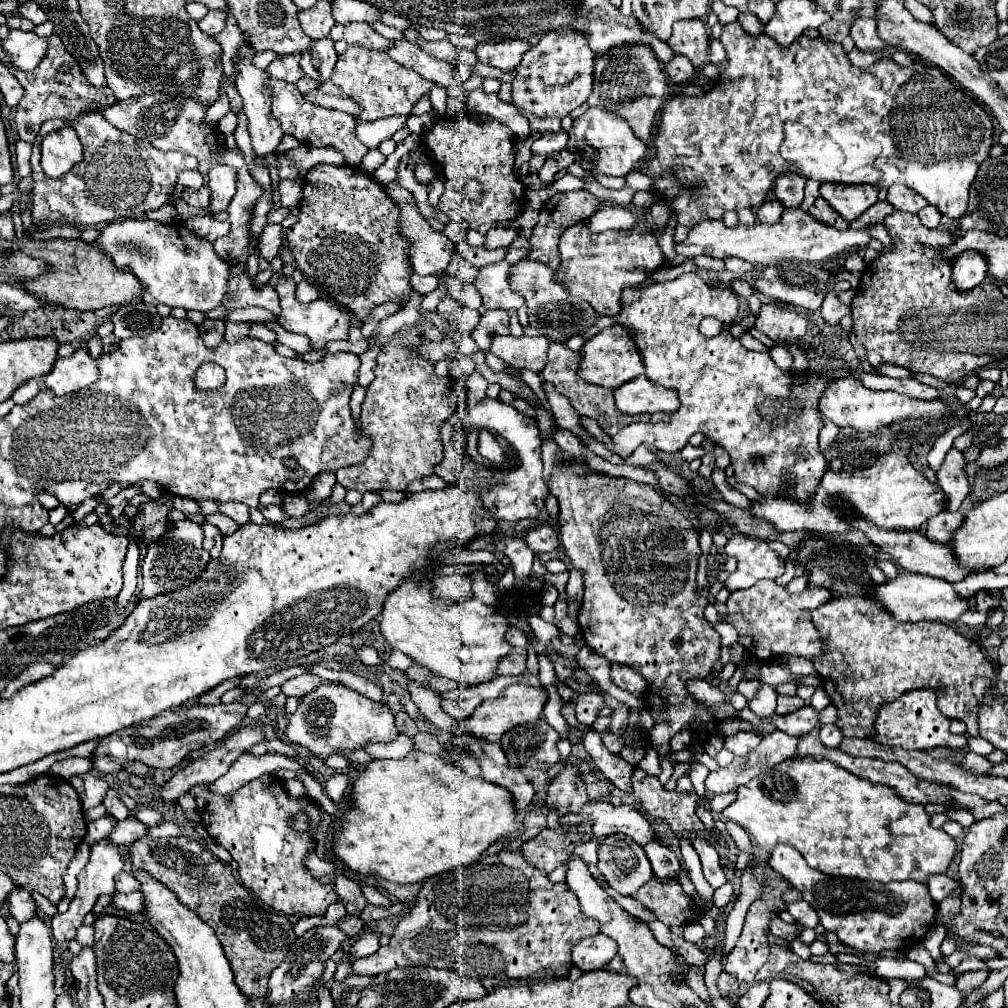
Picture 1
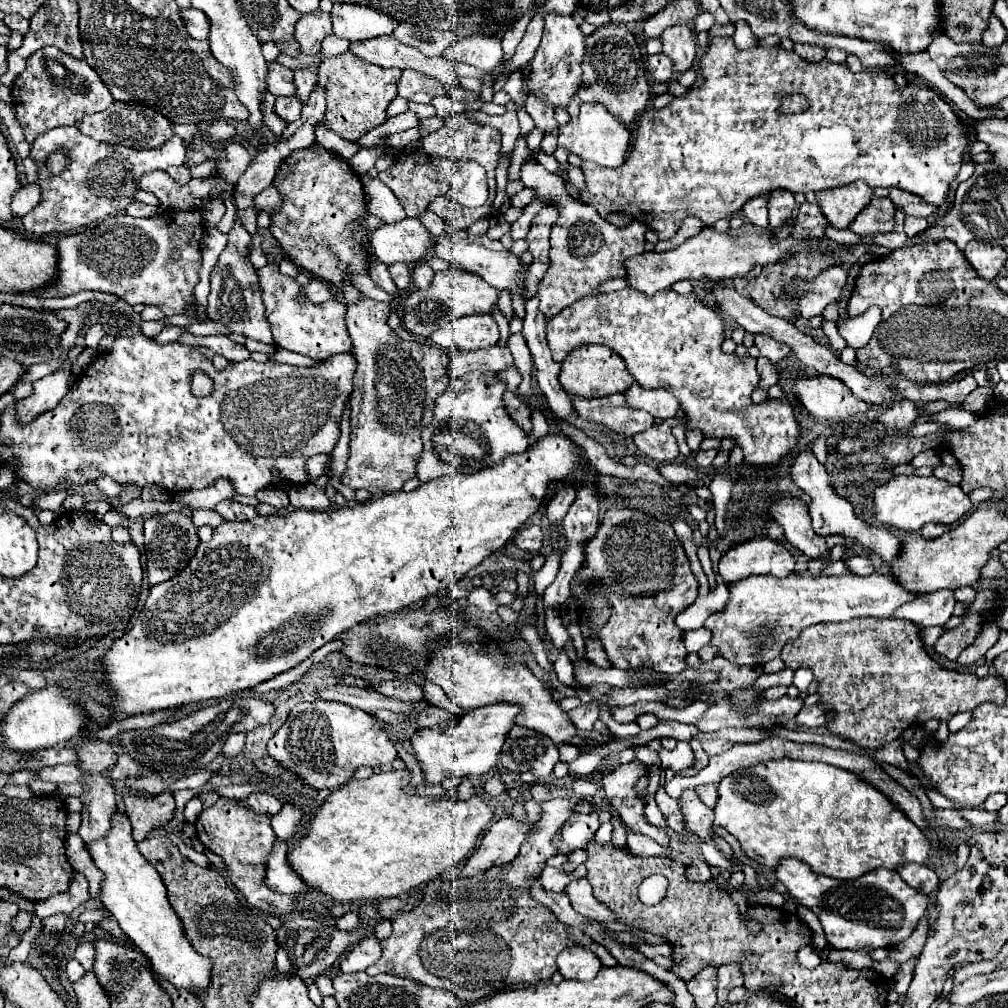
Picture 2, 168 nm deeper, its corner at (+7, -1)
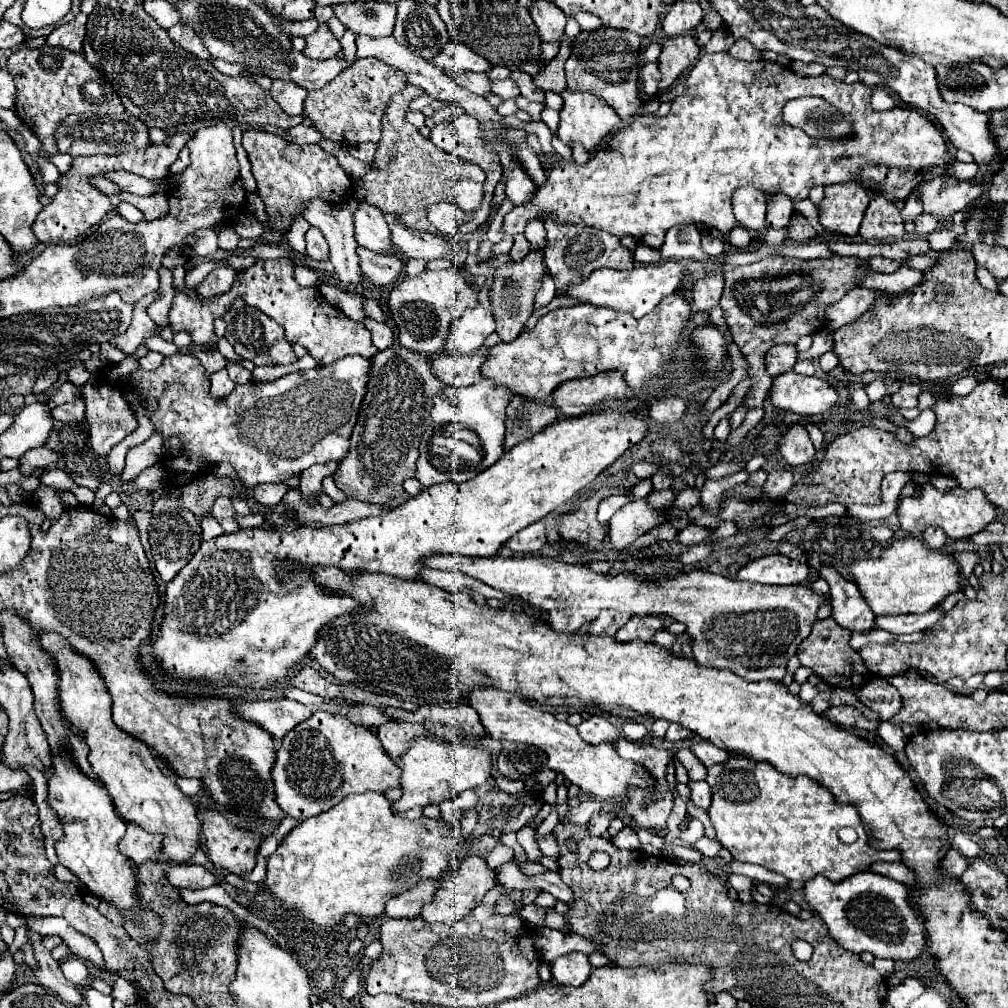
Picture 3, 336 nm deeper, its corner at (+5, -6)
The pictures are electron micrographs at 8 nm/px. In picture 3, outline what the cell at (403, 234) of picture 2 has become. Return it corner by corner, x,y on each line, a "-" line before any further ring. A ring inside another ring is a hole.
362,203
354,213
354,227
358,245
382,255
394,253
394,245
390,241
390,229
378,207

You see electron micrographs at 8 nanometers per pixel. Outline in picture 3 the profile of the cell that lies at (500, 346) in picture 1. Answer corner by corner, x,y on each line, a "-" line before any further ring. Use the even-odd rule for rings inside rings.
484,353
472,355
440,355
434,359
434,373
440,381
452,387
474,385
482,375
482,363
486,361

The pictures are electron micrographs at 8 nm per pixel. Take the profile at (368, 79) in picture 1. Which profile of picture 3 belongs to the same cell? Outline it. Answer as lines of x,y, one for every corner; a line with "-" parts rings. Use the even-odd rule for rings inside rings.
376,57
358,59
346,67
334,81
326,83
318,91
310,91
304,101
304,111
314,121
314,127
336,143
358,145
364,141
380,141
382,135
382,115
390,97
406,87
406,75
392,65

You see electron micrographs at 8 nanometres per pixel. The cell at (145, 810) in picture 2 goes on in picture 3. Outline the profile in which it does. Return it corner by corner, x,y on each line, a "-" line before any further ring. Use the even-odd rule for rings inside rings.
128,825
118,847
130,861
140,865
146,859
160,859
160,843
162,837
156,833
146,833
146,829
138,829
138,825

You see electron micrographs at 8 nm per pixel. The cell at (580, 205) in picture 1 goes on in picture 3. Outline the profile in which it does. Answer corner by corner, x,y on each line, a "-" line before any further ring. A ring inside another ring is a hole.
532,249
522,261
514,263
510,269
500,269
494,274
494,289
490,291
490,299
494,303
492,313
496,319
496,333
502,341
514,341
526,325
528,317
534,309
534,295
542,287
544,277
544,249

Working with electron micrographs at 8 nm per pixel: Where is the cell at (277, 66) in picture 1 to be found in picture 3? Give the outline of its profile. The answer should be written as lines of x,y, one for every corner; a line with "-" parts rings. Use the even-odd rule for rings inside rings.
274,79
274,85
270,89
270,95
274,101
288,113
288,115
300,115
304,109
304,99
308,95
306,89
294,83
286,83
282,79

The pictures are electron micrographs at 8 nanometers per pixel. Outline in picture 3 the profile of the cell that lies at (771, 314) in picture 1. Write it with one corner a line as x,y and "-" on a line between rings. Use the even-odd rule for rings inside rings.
774,345
774,349
770,349
764,357
766,363
766,371
776,377
782,375
786,371
792,371
794,363
796,363
796,347
794,345

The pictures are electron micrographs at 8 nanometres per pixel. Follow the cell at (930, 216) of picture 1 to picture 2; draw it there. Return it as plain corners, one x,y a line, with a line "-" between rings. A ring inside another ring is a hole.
906,216
906,222
904,222
904,230
906,230
908,238
914,238
918,232
926,230
926,226
928,226
926,218
910,218
910,216

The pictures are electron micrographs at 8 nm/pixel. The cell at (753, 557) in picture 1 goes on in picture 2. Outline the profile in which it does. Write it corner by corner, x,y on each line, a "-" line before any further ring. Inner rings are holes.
754,538
728,550
720,558
718,572
726,584
756,574
784,578
794,572
794,556
778,542

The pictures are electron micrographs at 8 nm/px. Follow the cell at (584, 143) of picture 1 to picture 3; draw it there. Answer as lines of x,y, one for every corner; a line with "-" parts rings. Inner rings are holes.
564,91
564,107
560,111
560,127
558,127
558,139
564,145
574,145
580,143
590,155
594,155
600,149
602,139
606,139
606,135
610,135
612,131
616,131
622,123
622,119
618,117
618,113
614,113
614,109
610,105
606,105
600,97
590,95
590,93
572,93
572,91

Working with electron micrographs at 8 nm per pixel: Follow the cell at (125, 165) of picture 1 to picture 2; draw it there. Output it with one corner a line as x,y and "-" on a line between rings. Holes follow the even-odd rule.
60,126
32,142
30,156
38,162
40,180
36,184
42,188
42,200
26,216
22,216
22,224
32,234
66,234
110,214
122,212
134,200
136,180
144,172
184,164
186,148
178,136
172,136
160,148
132,150
118,144
96,142
90,136
84,136
76,126
-
58,150
64,152
70,162
60,174
50,174
46,170
46,154
54,154

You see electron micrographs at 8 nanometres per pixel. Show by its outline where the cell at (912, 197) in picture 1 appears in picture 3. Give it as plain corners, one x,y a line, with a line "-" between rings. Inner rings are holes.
934,177
916,187
924,213
938,219
950,219
956,211
964,211
982,195
982,185
976,181
960,181
956,177

